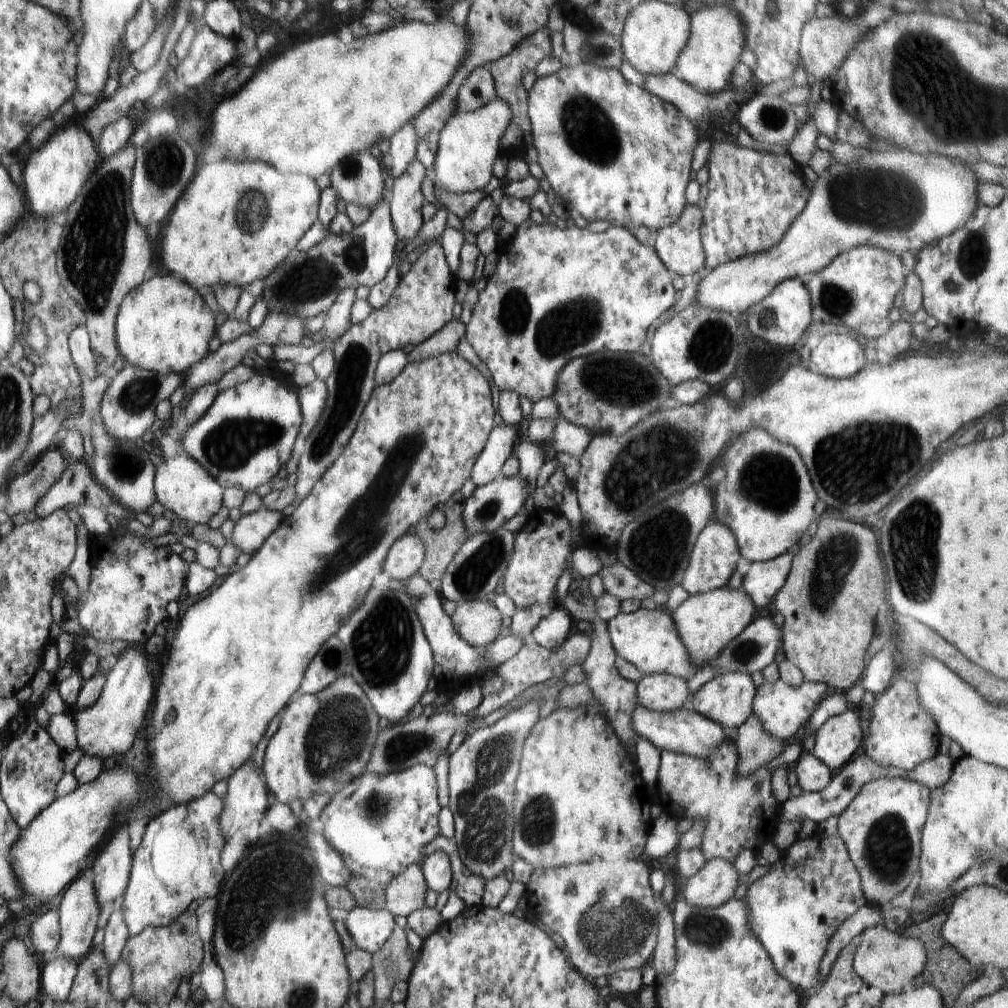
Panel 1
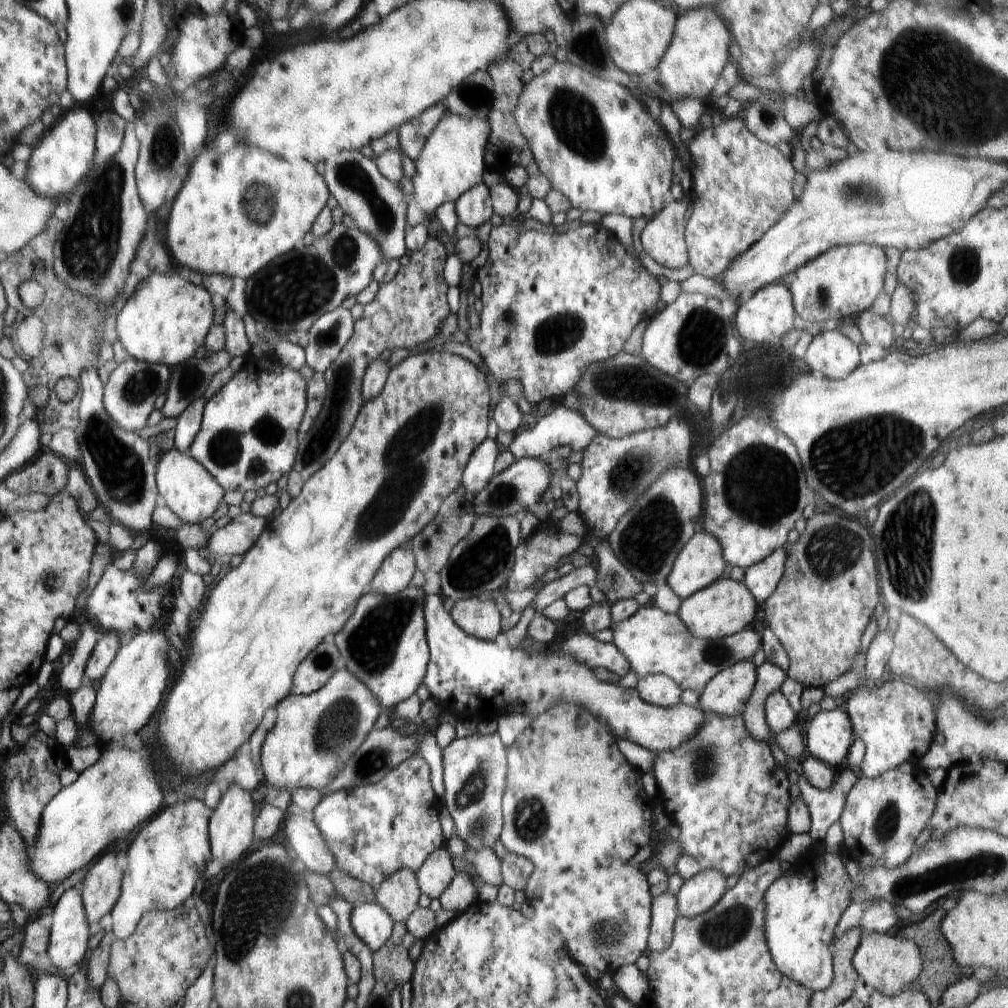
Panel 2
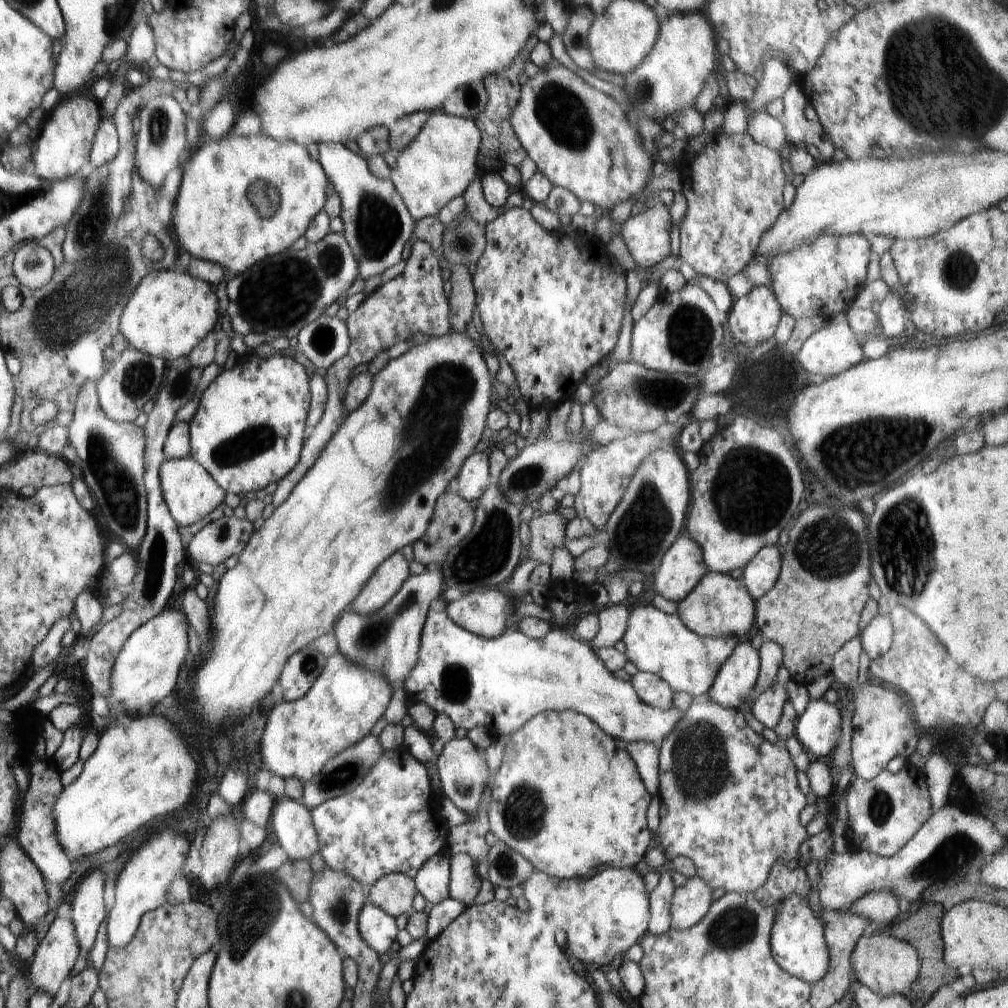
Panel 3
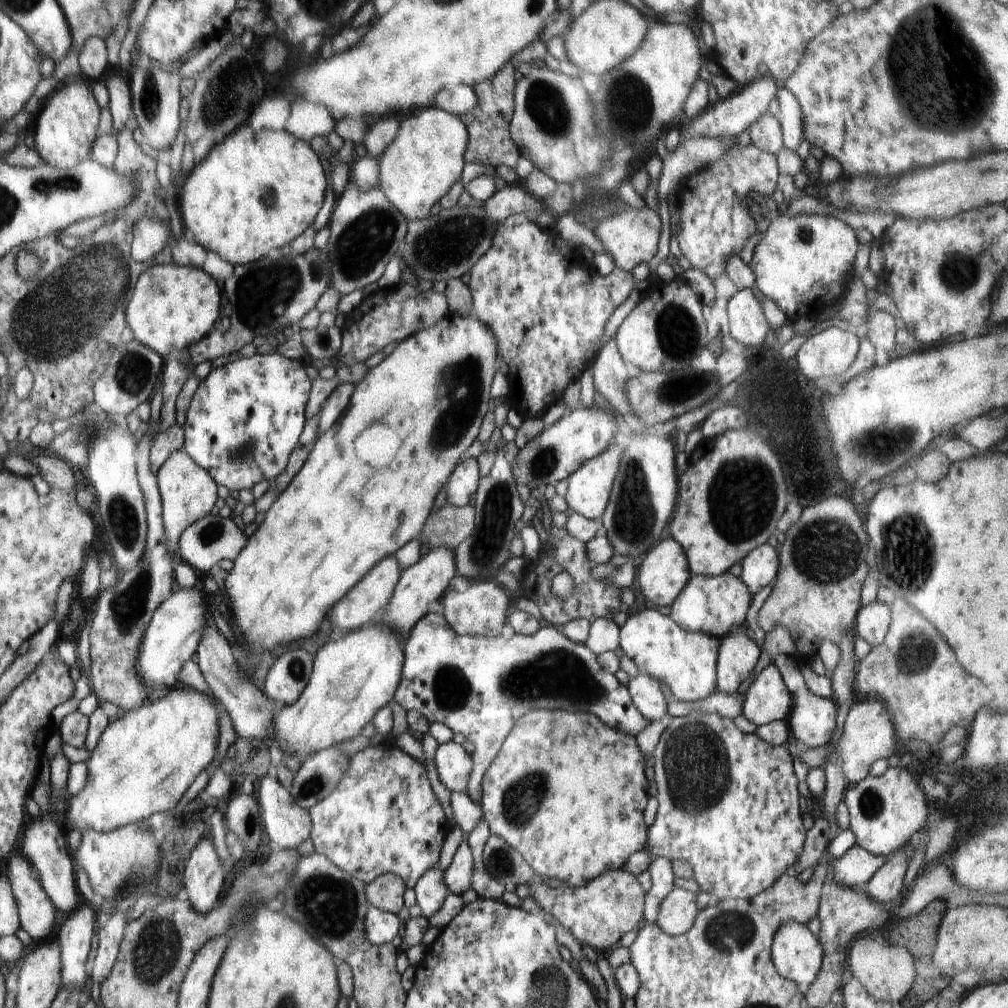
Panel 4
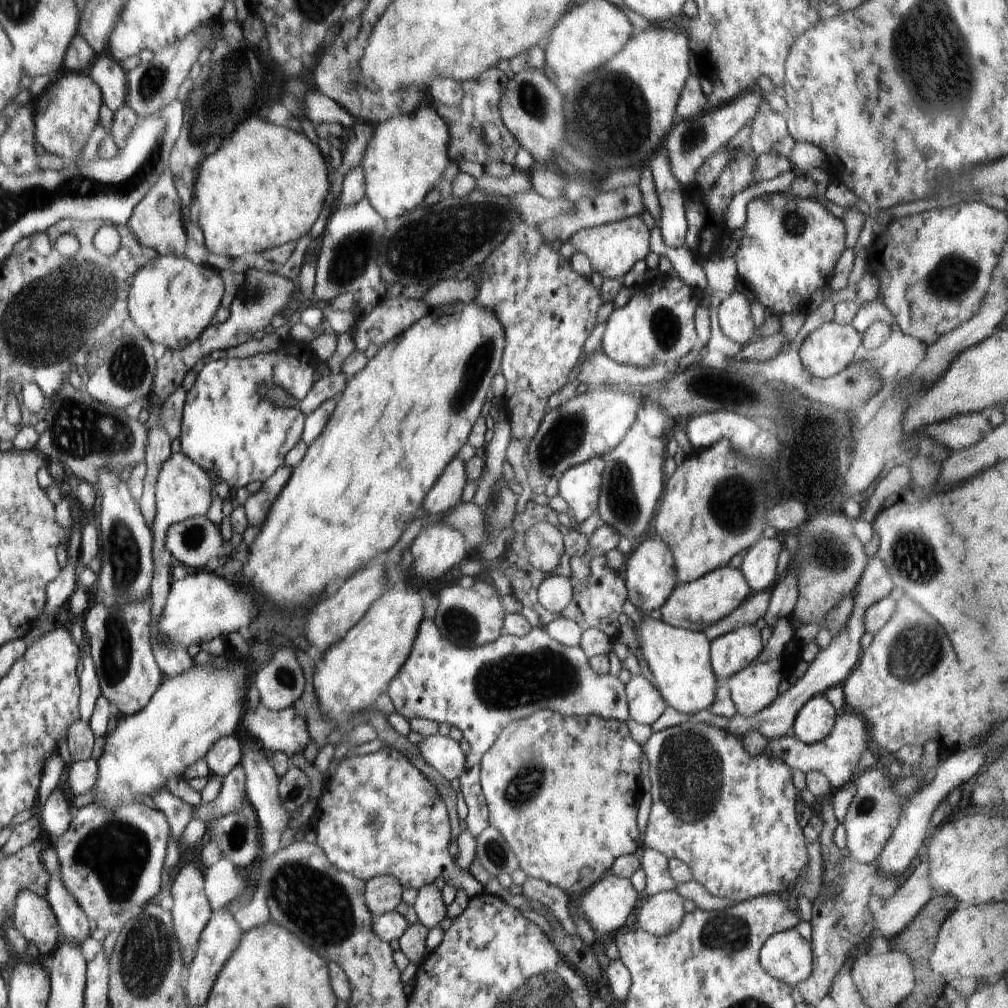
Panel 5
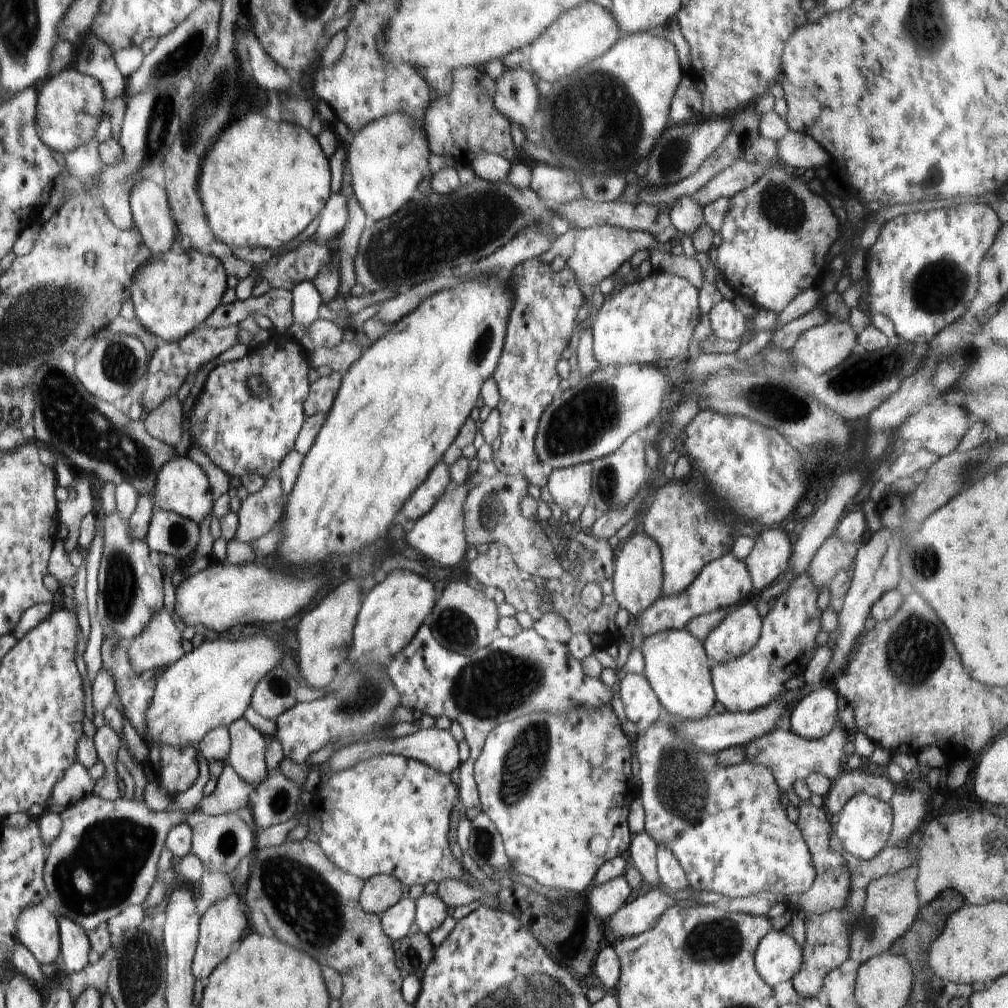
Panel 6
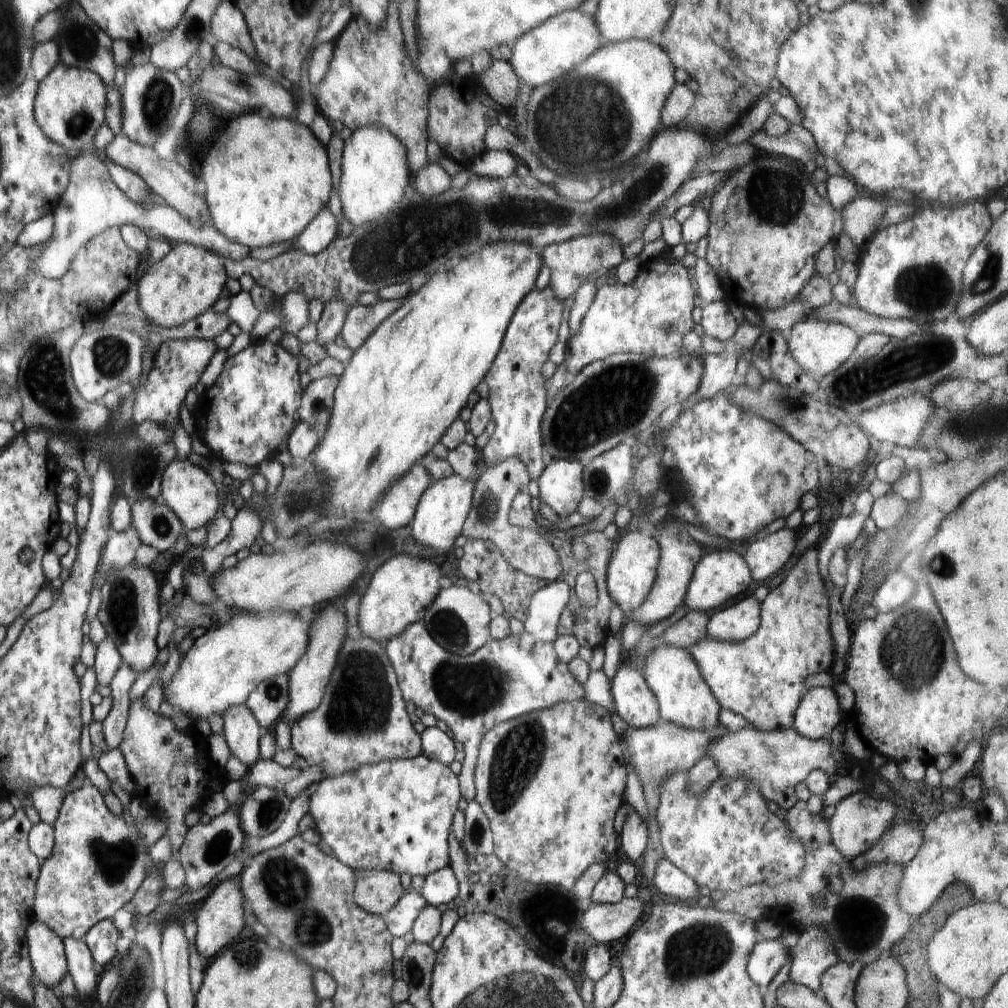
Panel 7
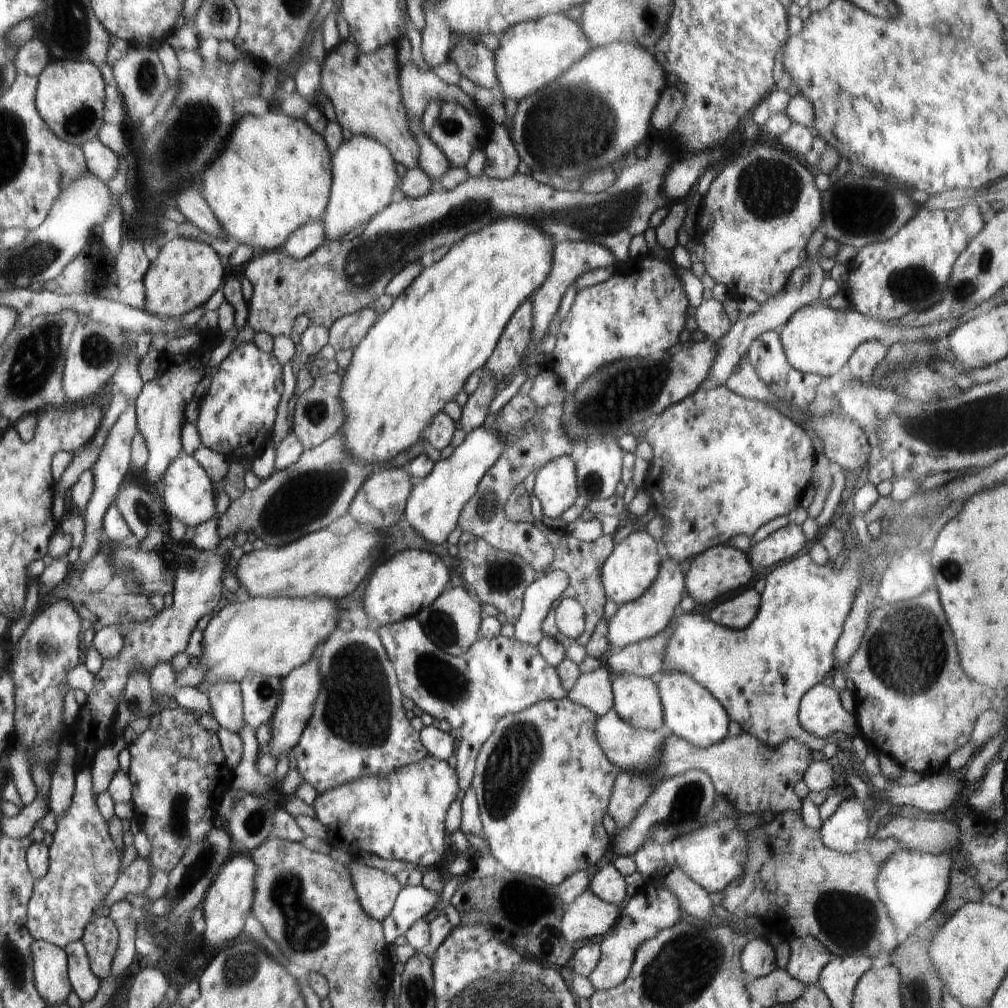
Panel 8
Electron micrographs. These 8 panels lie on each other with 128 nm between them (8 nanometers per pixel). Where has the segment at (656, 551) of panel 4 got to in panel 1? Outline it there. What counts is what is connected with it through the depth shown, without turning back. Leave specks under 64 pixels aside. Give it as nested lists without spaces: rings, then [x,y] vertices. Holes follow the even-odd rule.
[[[718,521],[707,524],[702,528],[702,532],[694,543],[694,548],[690,552],[690,564],[682,576],[682,584],[679,585],[690,595],[714,592],[716,589],[724,588],[734,574],[736,564],[741,556],[738,542],[736,542],[734,534],[730,532],[730,528],[726,528]]]

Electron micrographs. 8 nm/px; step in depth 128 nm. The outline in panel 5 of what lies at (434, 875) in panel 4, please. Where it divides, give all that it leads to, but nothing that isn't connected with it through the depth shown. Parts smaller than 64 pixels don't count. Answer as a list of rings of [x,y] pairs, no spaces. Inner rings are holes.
[[[434,884],[422,886],[418,890],[416,901],[413,904],[420,924],[431,929],[440,925],[440,922],[446,917],[448,907],[444,904],[441,890]]]

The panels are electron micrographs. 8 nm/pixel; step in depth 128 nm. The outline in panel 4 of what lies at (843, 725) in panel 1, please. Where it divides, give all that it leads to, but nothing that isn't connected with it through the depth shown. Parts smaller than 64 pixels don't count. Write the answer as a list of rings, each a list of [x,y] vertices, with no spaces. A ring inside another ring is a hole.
[[[778,654],[774,658],[773,664],[780,670],[780,676],[782,676],[784,684],[786,684],[790,693],[793,693],[795,696],[795,703],[793,703],[792,710],[787,719],[793,740],[808,748],[824,748],[831,742],[837,726],[837,708],[833,699],[822,698],[810,692],[808,686],[804,682],[799,681],[798,663],[792,660],[792,657],[789,655],[780,656]]]

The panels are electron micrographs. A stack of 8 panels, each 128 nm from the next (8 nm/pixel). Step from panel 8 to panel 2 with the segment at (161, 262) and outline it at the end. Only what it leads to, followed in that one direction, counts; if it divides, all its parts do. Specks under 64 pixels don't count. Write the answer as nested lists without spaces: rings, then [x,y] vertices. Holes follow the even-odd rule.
[[[172,270],[164,274],[150,274],[146,280],[138,284],[134,294],[126,300],[116,316],[117,338],[129,356],[151,362],[174,366],[194,357],[196,350],[205,344],[205,338],[214,320],[214,307],[211,294],[202,285],[196,286],[188,280],[172,274]]]

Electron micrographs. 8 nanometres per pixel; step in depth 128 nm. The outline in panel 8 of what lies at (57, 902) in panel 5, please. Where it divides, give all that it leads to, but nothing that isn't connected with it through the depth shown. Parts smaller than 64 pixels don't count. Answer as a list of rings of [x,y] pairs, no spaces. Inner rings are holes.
[[[77,940],[66,945],[65,951],[69,958],[69,981],[74,994],[83,1002],[90,1002],[98,992],[99,978],[90,968],[86,948],[81,940]]]

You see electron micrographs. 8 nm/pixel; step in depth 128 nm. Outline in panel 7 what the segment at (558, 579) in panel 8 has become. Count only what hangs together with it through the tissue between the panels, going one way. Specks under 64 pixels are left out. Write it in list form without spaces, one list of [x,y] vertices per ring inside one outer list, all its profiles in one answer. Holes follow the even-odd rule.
[[[565,581],[541,583],[527,602],[524,631],[536,641],[552,643],[558,637],[558,621],[569,602],[570,592]]]

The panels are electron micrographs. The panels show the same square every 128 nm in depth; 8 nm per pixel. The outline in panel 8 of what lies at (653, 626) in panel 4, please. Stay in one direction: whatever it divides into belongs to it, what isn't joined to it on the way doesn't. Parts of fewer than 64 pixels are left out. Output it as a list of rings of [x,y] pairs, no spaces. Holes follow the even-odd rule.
[[[662,670],[654,681],[662,703],[663,724],[666,730],[698,748],[708,748],[726,738],[730,717],[721,702],[718,702],[704,686],[700,686],[688,674],[678,670]]]

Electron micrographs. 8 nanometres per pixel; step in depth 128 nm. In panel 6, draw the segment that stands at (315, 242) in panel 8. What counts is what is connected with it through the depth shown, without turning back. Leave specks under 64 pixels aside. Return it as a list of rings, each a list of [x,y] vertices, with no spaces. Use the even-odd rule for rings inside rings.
[[[342,190],[331,193],[324,208],[317,216],[318,228],[316,228],[312,239],[323,244],[326,243],[328,238],[334,238],[336,234],[340,234],[344,225],[348,222],[348,215],[348,198],[346,198],[346,194]]]

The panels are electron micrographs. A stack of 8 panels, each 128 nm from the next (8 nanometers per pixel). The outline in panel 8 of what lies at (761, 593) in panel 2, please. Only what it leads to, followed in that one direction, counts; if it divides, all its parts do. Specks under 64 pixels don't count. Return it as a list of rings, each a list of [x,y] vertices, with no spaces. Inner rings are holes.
[[[788,523],[764,540],[753,543],[748,553],[752,568],[772,568],[786,558],[794,558],[806,543],[802,527]]]

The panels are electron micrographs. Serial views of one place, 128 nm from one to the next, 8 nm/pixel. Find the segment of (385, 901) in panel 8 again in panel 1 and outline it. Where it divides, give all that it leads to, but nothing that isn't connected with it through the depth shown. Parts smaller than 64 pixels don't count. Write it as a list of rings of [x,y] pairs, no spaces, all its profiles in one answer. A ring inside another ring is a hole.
[[[408,865],[385,886],[386,909],[393,916],[407,918],[415,910],[426,907],[428,884],[421,866]]]

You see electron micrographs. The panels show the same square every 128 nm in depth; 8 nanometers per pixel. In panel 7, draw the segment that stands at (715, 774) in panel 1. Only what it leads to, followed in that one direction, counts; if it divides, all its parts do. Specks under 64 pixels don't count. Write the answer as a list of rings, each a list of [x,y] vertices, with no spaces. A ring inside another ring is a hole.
[[[687,771],[673,775],[661,787],[661,802],[655,820],[665,858],[692,878],[699,888],[729,892],[754,885],[776,887],[800,875],[805,866],[802,844],[776,816],[775,807],[760,795],[755,785],[745,779],[729,780],[720,776],[709,790],[696,797],[687,794],[687,786],[682,788],[684,782],[687,782]]]

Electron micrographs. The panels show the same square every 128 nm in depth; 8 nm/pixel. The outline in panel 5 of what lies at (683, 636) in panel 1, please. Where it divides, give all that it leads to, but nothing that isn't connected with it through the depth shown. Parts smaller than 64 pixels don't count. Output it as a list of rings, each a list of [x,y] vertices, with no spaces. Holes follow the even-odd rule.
[[[730,565],[724,568],[716,568],[716,570],[712,570],[712,572],[696,580],[684,584],[677,584],[674,590],[672,590],[672,594],[670,594],[670,598],[668,598],[666,604],[660,608],[660,612],[662,612],[661,620],[674,628],[702,632],[706,626],[712,626],[712,624],[716,624],[718,620],[722,620],[722,618],[726,618],[728,614],[732,614],[751,594],[750,587],[744,575],[740,572],[740,569],[731,568]]]

